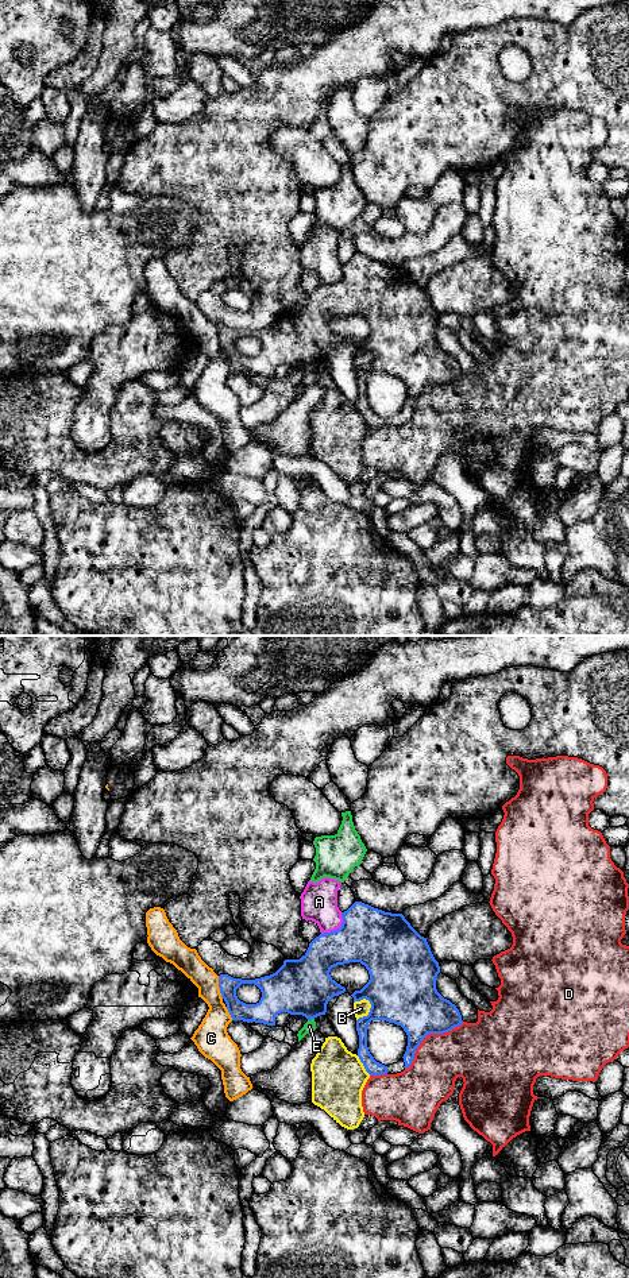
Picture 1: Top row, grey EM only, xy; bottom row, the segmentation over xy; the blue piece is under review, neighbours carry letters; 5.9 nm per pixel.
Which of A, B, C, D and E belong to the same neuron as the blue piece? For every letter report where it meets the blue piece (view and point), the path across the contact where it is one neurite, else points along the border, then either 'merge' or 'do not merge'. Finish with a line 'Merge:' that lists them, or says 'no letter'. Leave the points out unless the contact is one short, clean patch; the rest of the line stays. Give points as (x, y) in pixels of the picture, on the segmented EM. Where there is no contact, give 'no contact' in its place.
A: meets blue in xy at (338, 929); do not merge
B: meets blue in xy at (370, 1011); do not merge
C: meets blue in xy at (219, 987); border along xy (217, 976), (217, 987), (223, 997); do not merge
D: meets blue in xy at (428, 1033); do not merge
E: meets blue in xy at (311, 1019); do not merge
Merge: no letter

